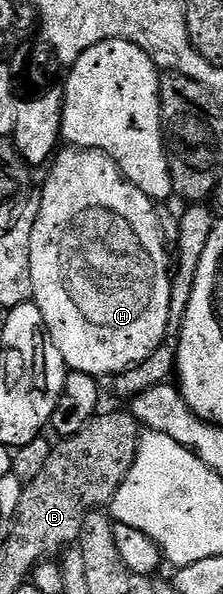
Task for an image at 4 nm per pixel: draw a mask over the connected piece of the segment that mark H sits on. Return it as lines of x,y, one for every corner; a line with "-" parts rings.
65,146
54,155
48,165
49,177
41,188
41,205
36,205
37,217
31,230
31,282
33,283
32,303
39,306
49,331
51,342
55,342
55,350
63,354
63,362
69,372
82,372
98,378
112,378
120,372
131,370
139,362
151,358
155,350
165,341
167,322
171,314
171,256
165,247
165,239
161,233
161,217
158,205
139,186
135,186
119,170
116,162
107,154
93,152
89,148

